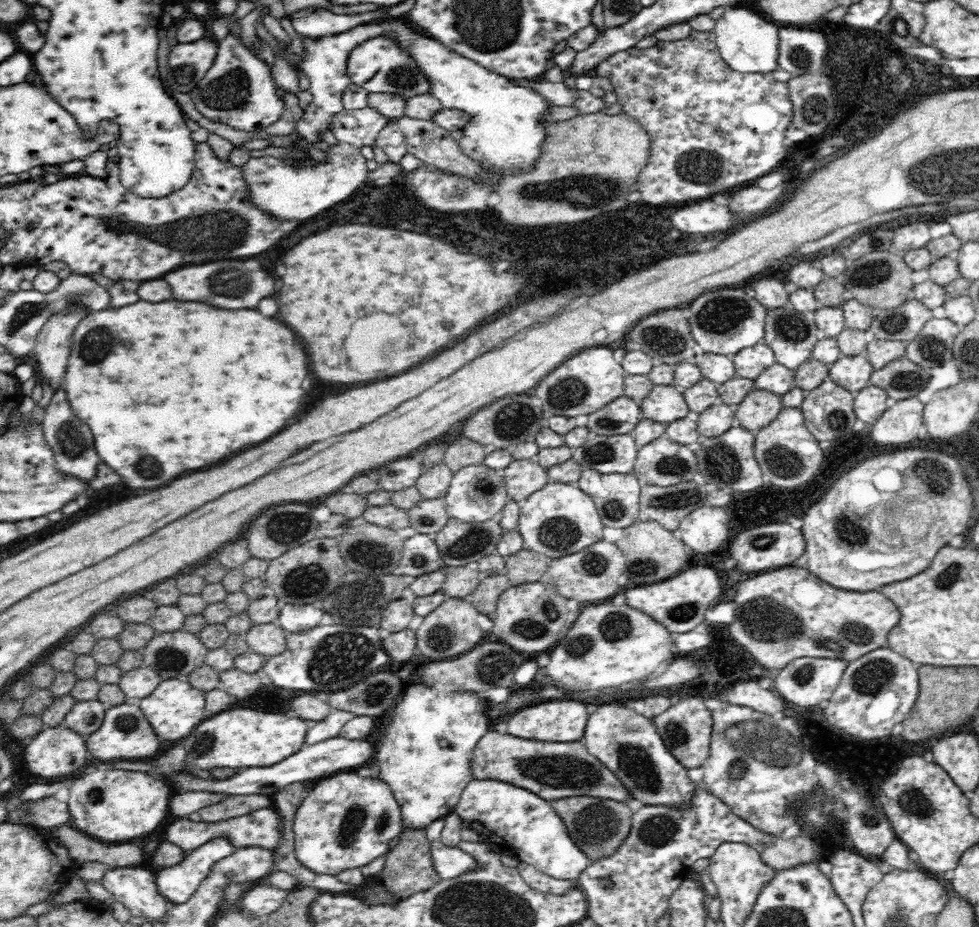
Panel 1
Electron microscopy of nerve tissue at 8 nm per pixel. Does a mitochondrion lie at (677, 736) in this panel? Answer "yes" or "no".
yes

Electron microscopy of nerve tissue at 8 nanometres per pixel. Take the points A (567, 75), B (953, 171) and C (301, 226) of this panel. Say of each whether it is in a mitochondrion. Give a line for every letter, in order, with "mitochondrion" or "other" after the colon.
A: other
B: mitochondrion
C: other

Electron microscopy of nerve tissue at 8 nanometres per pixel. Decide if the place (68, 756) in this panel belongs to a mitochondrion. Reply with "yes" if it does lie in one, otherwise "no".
no

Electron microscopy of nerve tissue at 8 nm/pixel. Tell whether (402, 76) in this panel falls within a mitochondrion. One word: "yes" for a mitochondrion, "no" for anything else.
yes

